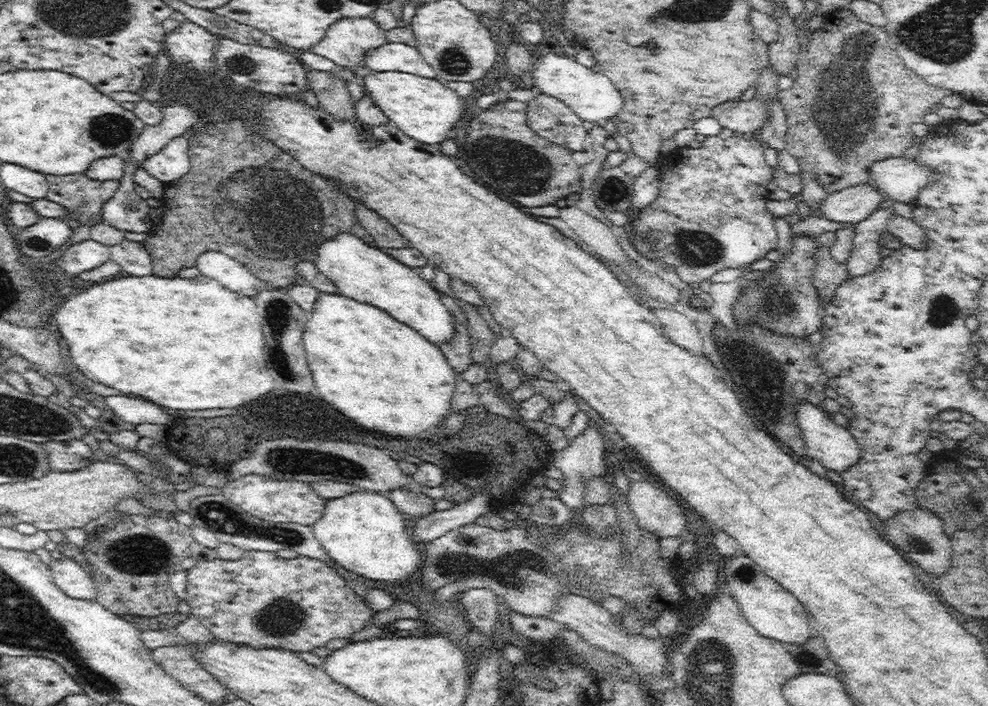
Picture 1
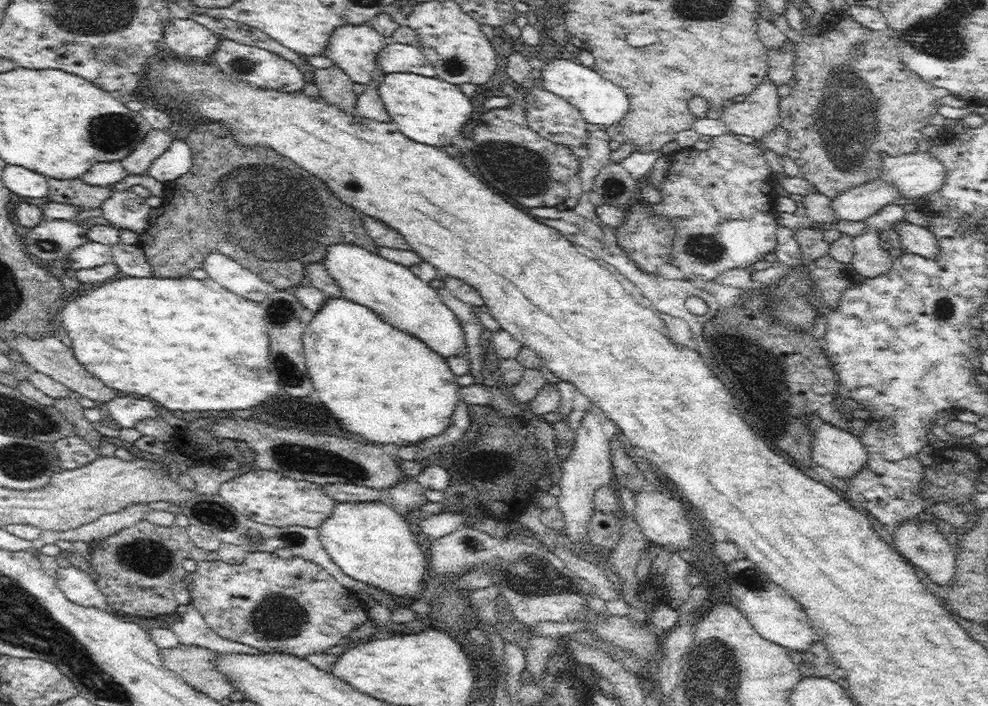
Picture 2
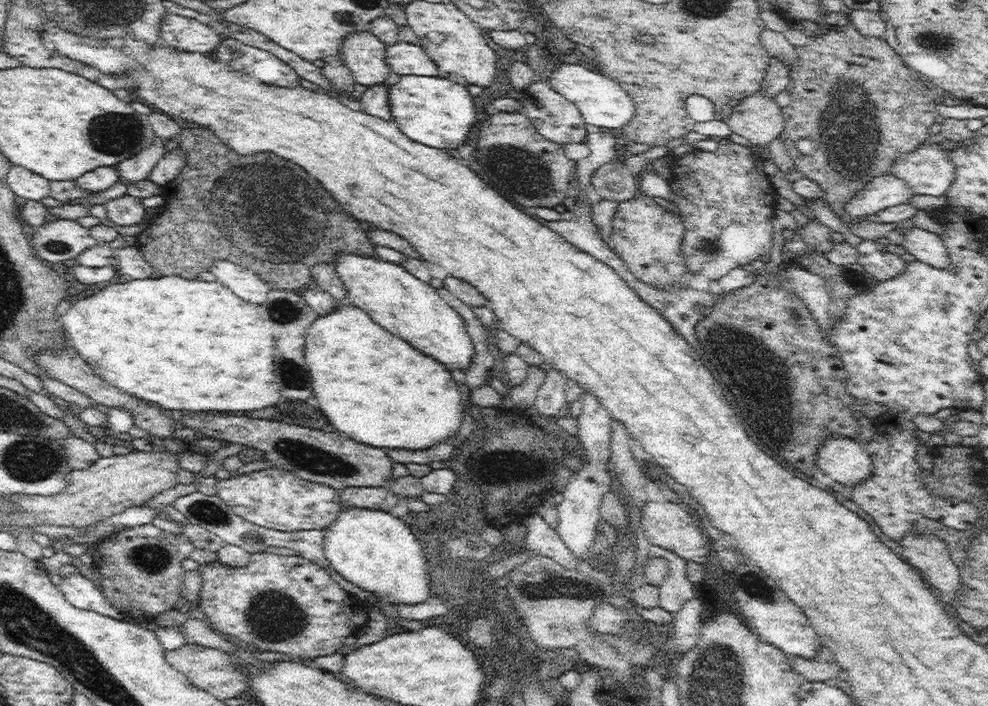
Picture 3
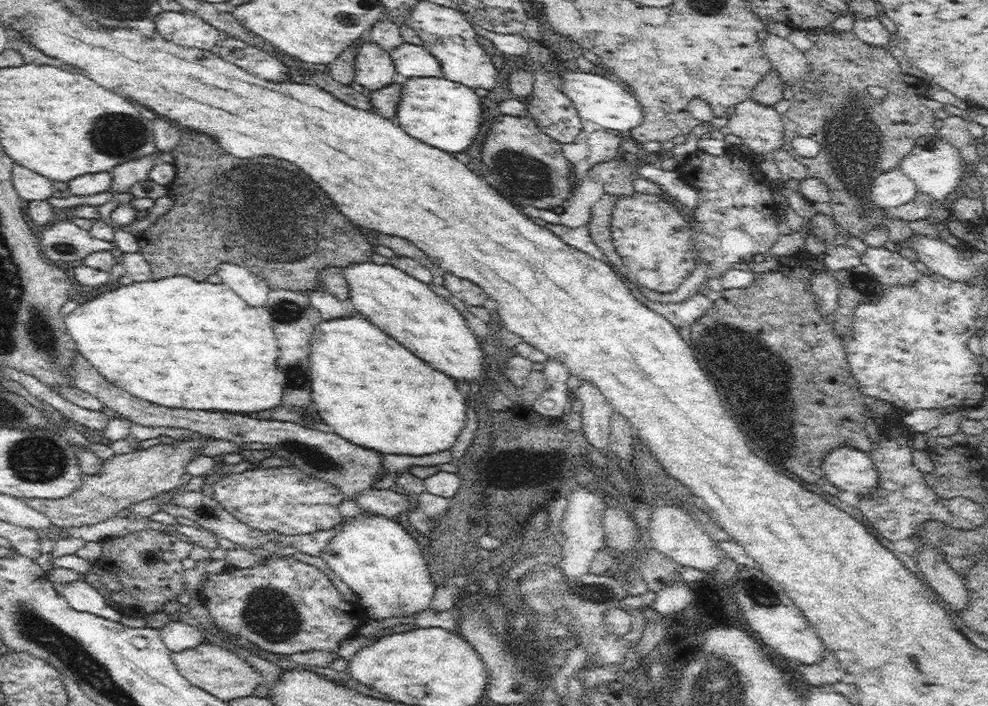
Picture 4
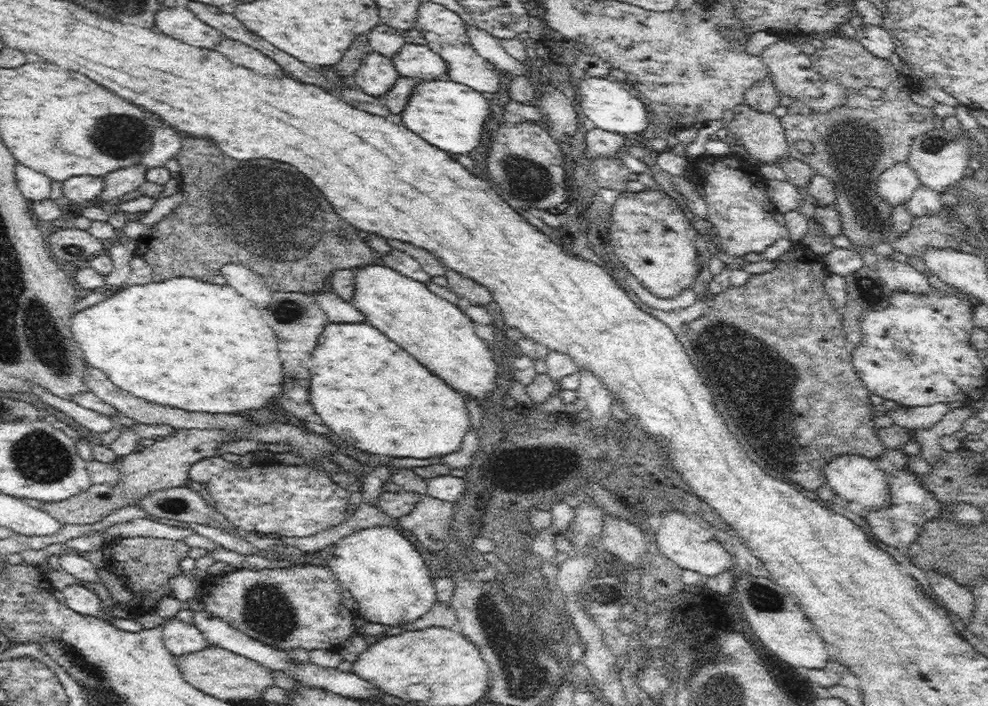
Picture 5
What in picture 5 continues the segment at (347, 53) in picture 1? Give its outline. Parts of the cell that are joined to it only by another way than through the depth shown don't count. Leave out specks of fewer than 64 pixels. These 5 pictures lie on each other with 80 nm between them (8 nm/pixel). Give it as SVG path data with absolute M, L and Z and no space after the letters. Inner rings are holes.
M376 51L366 53L352 80L357 88L381 99L399 77L393 60Z

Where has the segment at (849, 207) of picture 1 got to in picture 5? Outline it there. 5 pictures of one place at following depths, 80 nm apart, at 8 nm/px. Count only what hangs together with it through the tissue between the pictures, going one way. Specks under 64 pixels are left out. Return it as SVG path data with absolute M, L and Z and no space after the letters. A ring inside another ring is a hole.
M904 160L904 162L898 162L880 173L877 180L877 191L884 200L894 207L908 202L920 184L916 171L912 170Z

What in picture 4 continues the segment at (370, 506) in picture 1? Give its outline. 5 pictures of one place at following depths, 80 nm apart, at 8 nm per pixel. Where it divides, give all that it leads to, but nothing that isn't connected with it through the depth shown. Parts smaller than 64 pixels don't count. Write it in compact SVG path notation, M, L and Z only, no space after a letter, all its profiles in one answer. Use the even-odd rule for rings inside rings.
M361 512L359 515L344 519L347 521L341 526L339 533L330 539L320 557L358 596L357 606L366 620L412 616L430 608L436 587L432 583L426 560L416 539L400 523L382 515L366 515Z

